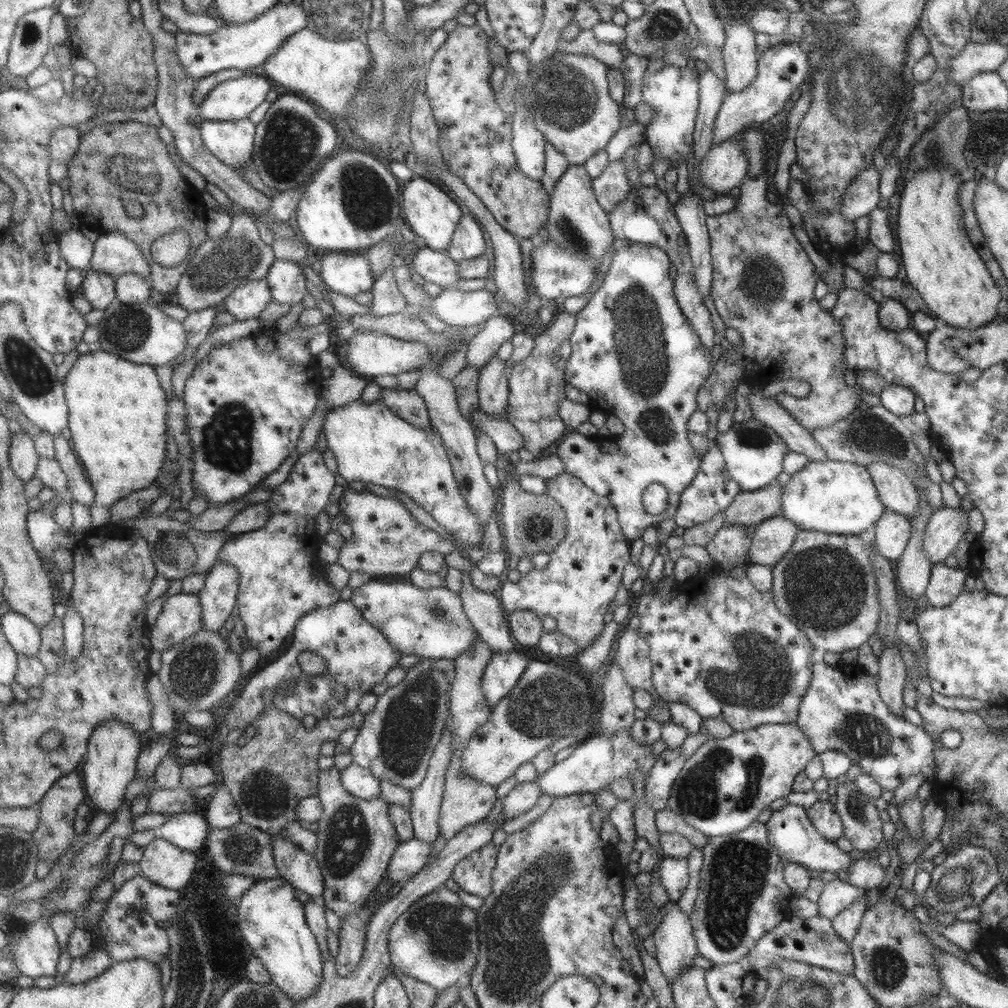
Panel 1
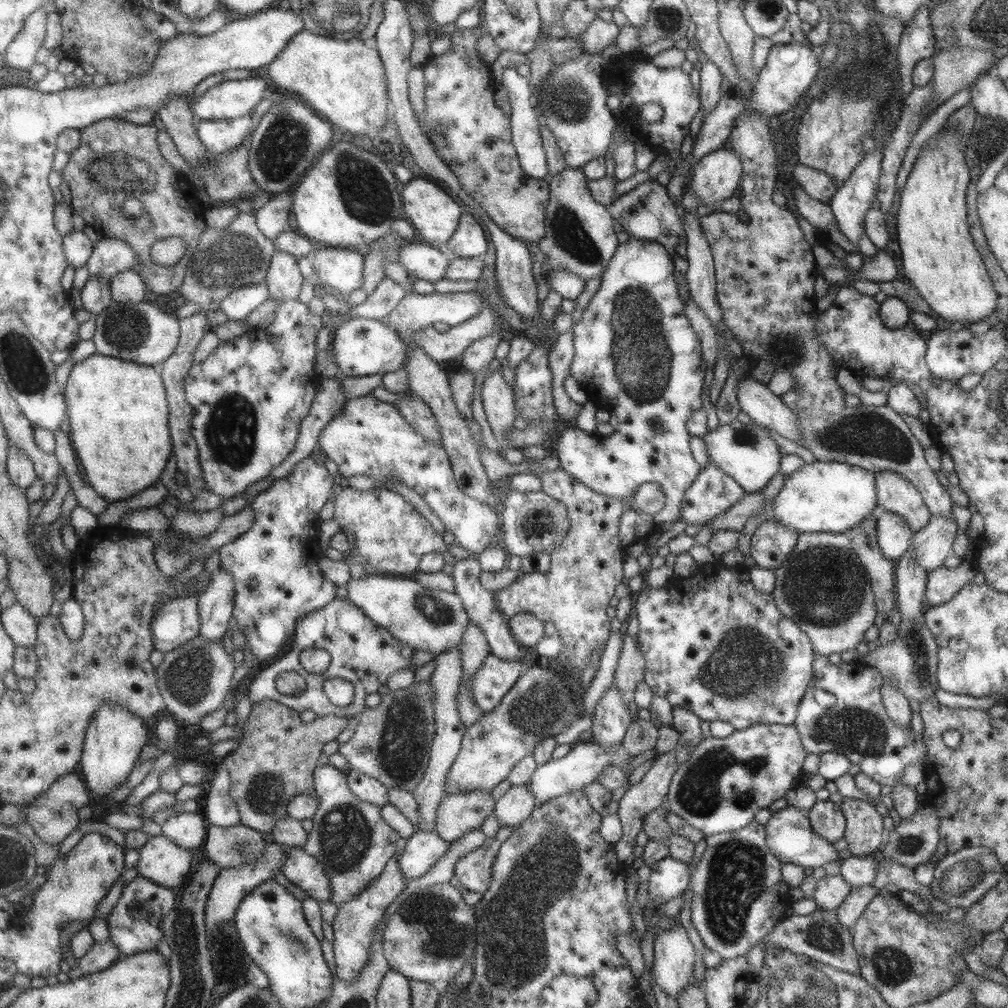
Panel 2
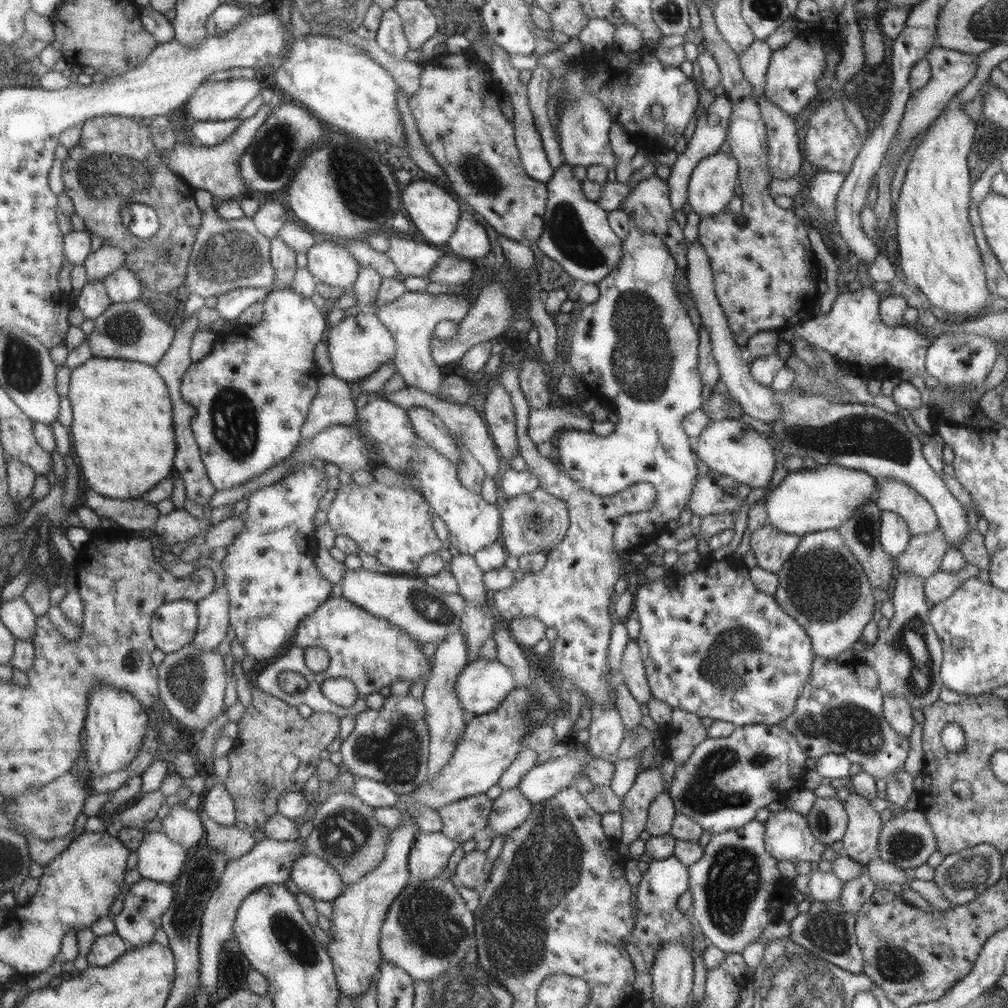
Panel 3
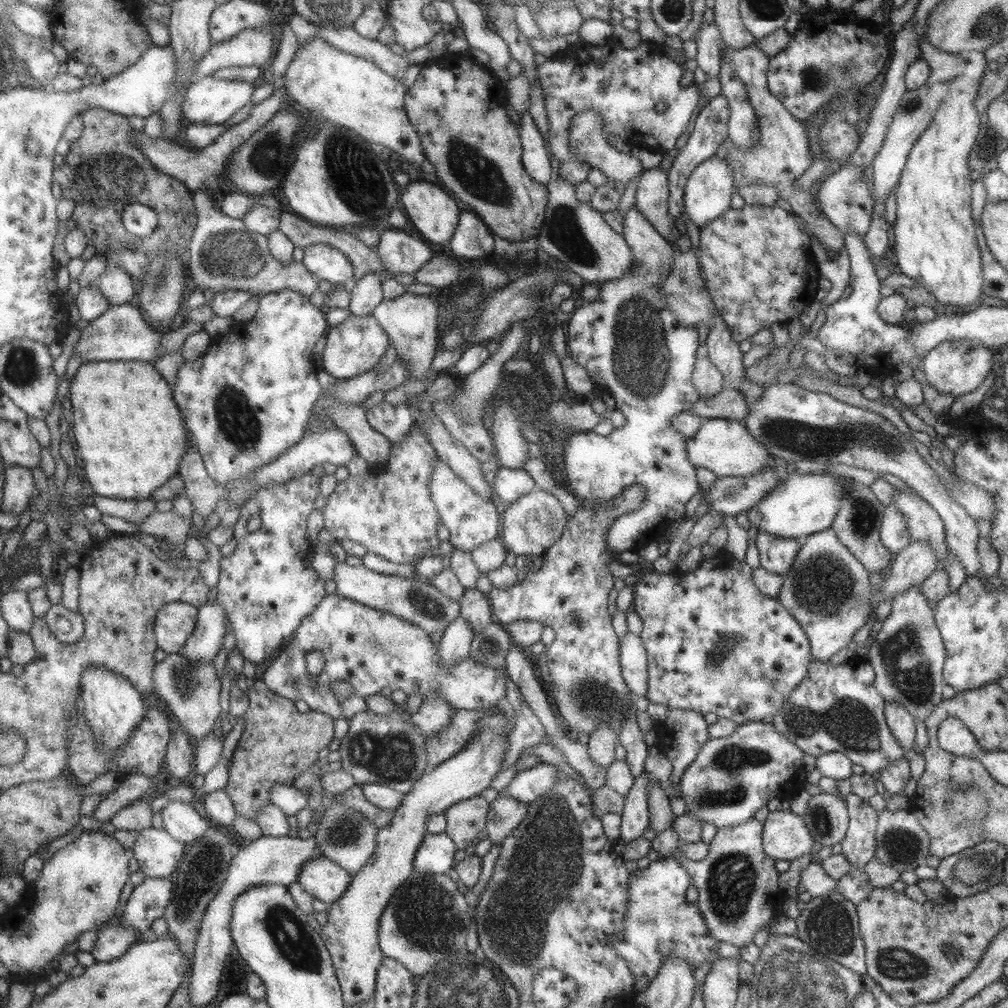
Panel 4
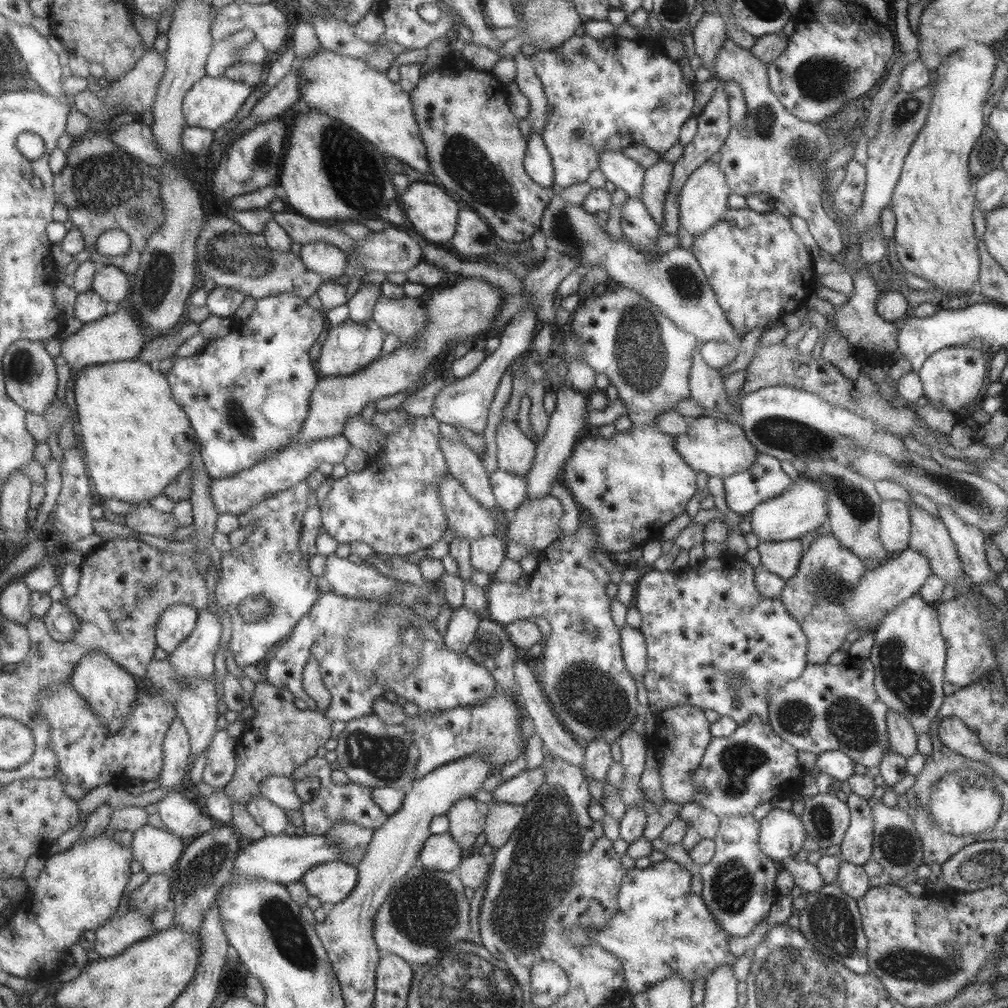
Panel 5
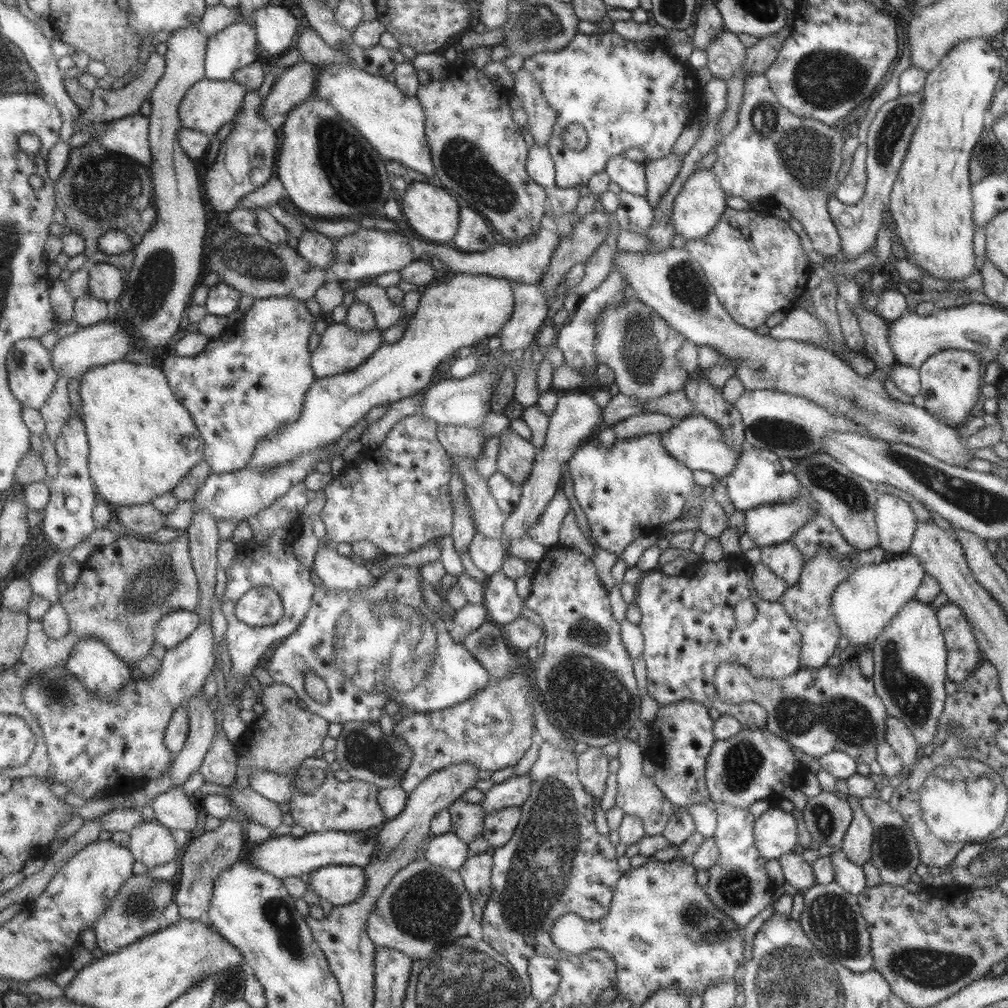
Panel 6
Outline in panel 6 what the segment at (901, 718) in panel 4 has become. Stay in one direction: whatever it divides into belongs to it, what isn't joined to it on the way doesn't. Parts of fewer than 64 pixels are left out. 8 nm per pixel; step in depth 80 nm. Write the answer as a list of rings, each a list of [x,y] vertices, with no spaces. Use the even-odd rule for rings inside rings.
[[[888,716],[886,718],[884,741],[894,750],[894,753],[902,762],[902,771],[898,775],[909,774],[909,767],[915,760],[918,748],[911,731],[899,719]]]

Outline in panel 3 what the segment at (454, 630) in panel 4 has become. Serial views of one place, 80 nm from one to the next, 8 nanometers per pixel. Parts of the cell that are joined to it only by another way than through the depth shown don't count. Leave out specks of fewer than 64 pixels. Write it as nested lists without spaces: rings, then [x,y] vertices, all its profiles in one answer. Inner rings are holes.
[[[460,630],[448,636],[443,642],[437,644],[431,663],[431,674],[424,682],[422,701],[425,707],[425,716],[428,731],[428,765],[426,768],[426,780],[431,780],[438,775],[444,764],[451,758],[456,740],[462,734],[466,725],[465,712],[460,707],[459,699],[455,694],[455,681],[459,671],[467,664],[466,648]]]

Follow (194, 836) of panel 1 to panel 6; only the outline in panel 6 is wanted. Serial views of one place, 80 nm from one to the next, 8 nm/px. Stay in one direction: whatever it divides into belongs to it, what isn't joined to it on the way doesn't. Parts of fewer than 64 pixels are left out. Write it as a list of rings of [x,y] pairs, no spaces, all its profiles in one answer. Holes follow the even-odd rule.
[[[173,787],[169,792],[159,795],[152,802],[156,821],[173,831],[190,832],[197,820],[197,810],[189,802],[183,787]]]

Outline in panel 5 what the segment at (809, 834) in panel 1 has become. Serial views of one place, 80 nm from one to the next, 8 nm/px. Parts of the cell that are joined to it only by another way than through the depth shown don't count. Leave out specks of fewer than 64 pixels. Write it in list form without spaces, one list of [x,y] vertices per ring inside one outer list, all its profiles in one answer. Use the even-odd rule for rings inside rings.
[[[772,808],[759,822],[758,843],[765,856],[785,861],[801,850],[806,830],[800,817],[789,809]]]

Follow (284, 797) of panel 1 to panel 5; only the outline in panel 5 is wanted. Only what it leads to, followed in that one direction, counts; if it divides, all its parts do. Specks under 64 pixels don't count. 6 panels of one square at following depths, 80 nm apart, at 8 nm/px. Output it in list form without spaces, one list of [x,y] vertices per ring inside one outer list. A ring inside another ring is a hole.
[[[265,681],[256,682],[253,692],[250,694],[249,706],[253,708],[253,716],[244,723],[241,738],[237,738],[234,749],[236,765],[231,780],[223,787],[223,792],[233,800],[243,805],[250,798],[260,796],[260,784],[268,776],[290,776],[290,774],[302,764],[305,764],[312,756],[317,754],[317,748],[324,746],[331,734],[331,722],[319,708],[311,710],[299,710],[293,704],[294,696],[284,688],[275,688]]]

